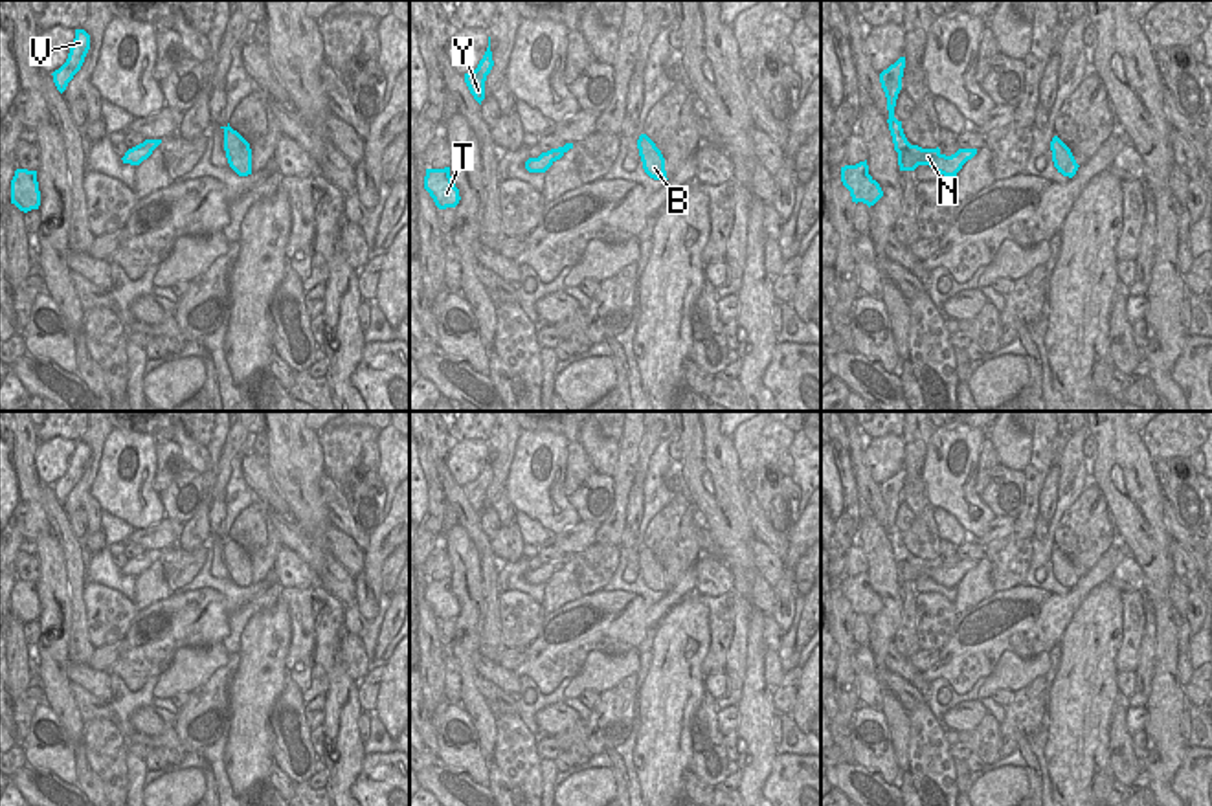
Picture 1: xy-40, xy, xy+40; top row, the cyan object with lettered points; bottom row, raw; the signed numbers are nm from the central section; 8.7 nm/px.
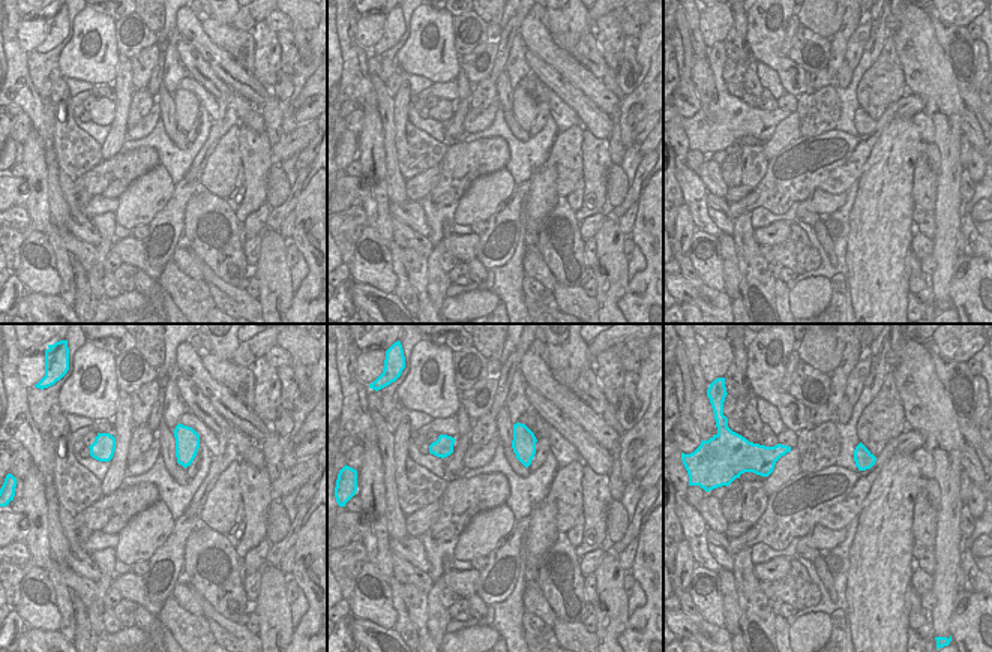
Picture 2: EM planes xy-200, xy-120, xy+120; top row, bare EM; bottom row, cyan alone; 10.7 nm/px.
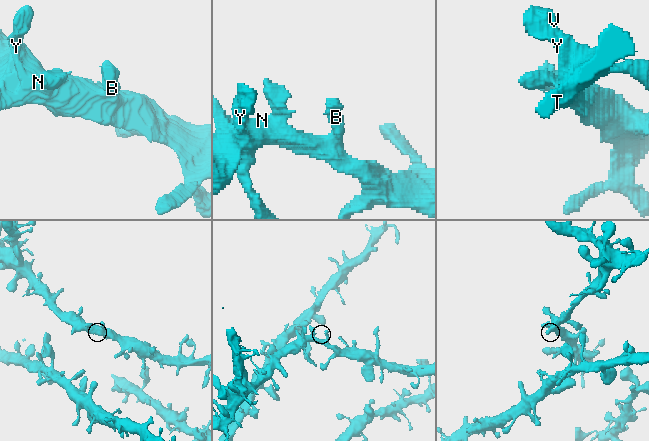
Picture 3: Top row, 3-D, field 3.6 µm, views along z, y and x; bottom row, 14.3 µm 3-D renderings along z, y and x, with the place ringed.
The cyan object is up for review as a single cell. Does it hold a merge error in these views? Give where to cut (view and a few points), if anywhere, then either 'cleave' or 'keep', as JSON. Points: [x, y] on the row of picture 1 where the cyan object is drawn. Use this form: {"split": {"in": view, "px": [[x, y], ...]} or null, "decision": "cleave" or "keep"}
{"split": null, "decision": "keep"}

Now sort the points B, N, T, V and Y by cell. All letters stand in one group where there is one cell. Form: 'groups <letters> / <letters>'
groups B N T V Y

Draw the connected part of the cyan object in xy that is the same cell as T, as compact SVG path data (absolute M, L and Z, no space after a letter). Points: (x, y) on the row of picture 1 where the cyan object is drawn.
M450 167L426 169L424 189L439 209L455 207L461 200L459 189L452 182Z

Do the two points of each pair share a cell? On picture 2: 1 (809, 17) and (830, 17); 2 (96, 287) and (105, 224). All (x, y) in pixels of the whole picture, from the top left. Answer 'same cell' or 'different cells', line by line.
1: same cell
2: same cell

